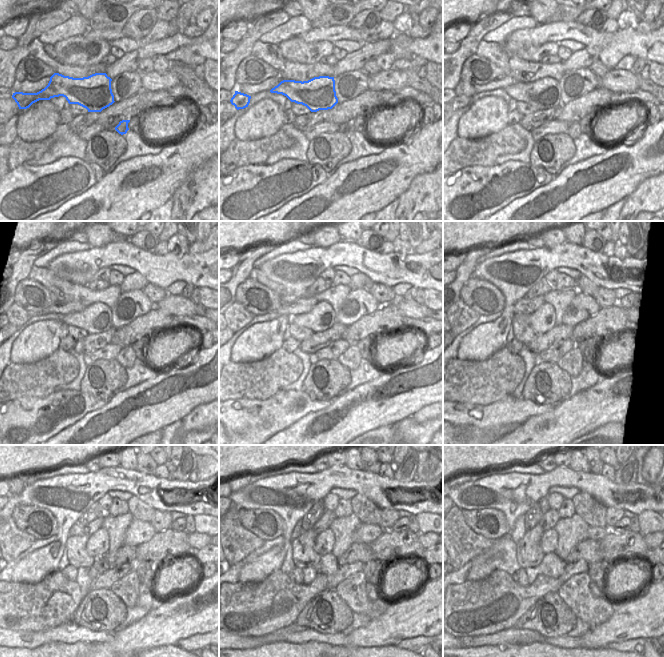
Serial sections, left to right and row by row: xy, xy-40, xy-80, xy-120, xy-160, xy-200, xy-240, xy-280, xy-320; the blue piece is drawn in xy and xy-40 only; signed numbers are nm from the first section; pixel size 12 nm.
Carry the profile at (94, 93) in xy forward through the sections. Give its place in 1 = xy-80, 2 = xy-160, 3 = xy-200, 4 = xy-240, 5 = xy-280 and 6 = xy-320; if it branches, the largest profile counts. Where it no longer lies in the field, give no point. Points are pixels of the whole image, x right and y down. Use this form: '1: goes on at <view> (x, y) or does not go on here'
1: goes on at xy-80 (542, 94)
2: goes on at xy-160 (321, 317)
3: goes on at xy-200 (542, 320)
4: goes on at xy-240 (98, 543)
5: goes on at xy-280 (324, 542)
6: goes on at xy-320 (549, 540)

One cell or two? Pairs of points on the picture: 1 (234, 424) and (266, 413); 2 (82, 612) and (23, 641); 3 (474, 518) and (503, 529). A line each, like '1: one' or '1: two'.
1: one
2: two
3: one

